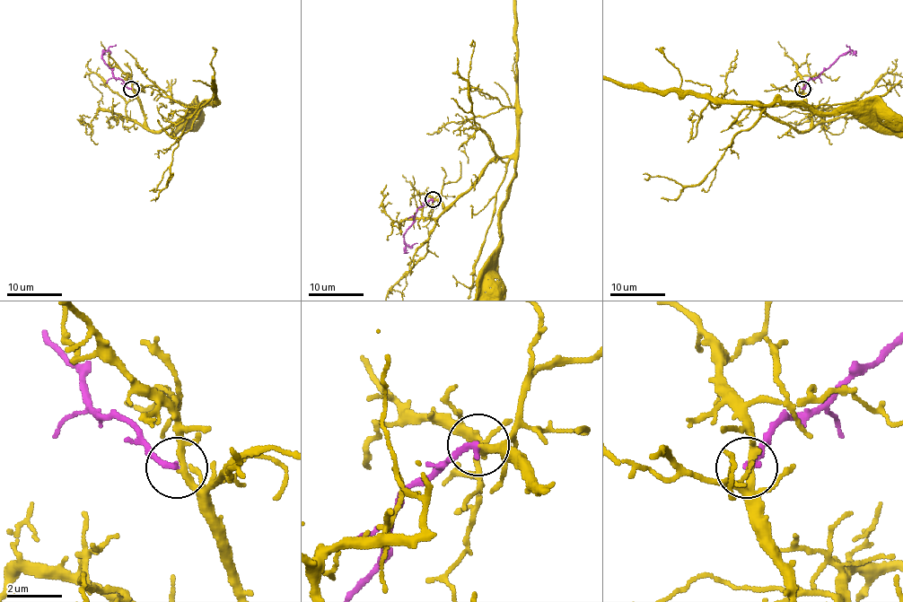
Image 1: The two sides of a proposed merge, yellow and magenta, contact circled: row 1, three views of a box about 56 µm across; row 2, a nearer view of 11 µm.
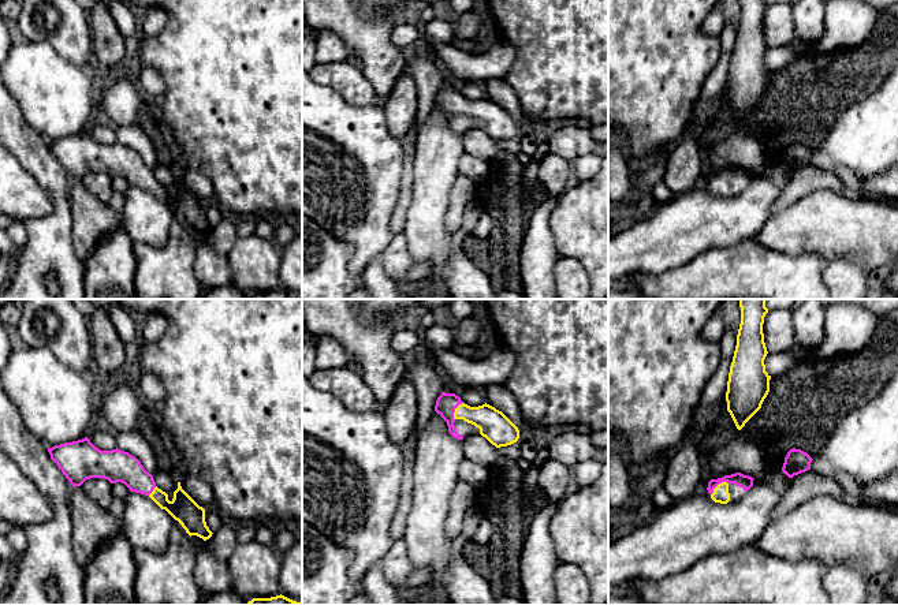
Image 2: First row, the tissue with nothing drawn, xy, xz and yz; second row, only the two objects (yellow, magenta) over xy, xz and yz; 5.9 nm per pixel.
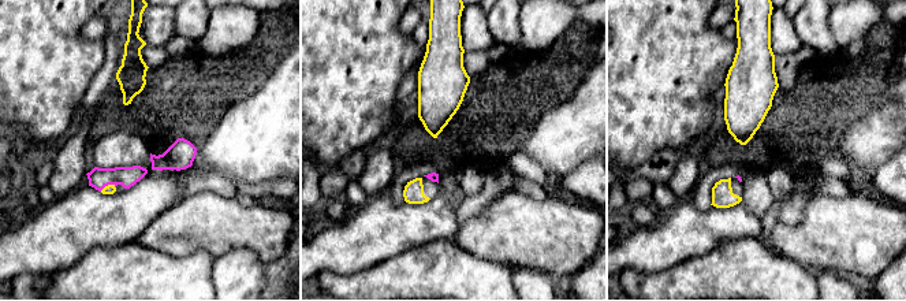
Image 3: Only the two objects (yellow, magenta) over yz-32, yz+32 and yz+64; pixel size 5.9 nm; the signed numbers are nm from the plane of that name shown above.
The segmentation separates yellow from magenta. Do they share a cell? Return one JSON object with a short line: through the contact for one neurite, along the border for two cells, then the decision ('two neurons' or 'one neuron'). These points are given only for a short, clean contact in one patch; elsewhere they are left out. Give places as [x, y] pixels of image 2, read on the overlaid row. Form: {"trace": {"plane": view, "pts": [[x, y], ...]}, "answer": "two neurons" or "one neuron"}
{"trace": {"plane": "yz", "pts": [[720, 493], [718, 485], [726, 480], [740, 480]]}, "answer": "one neuron"}

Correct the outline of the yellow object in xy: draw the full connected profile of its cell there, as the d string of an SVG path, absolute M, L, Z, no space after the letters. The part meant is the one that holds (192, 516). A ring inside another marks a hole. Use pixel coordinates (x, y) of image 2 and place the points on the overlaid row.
M87 437L55 445L48 448L48 452L72 486L81 486L90 478L122 482L130 492L149 496L178 520L190 537L197 535L204 541L212 537L213 533L205 522L205 509L182 489L180 482L169 501L168 494L156 486L153 475L128 452L118 448L101 451Z

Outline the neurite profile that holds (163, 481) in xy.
M159 470L154 475L153 479L156 482L156 486L165 492L168 494L168 500L172 501L174 498L174 492L178 489L178 482L175 482L169 474L164 470Z

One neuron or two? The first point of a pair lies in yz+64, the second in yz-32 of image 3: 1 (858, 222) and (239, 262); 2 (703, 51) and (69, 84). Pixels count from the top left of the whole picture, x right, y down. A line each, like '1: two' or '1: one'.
1: two
2: one

